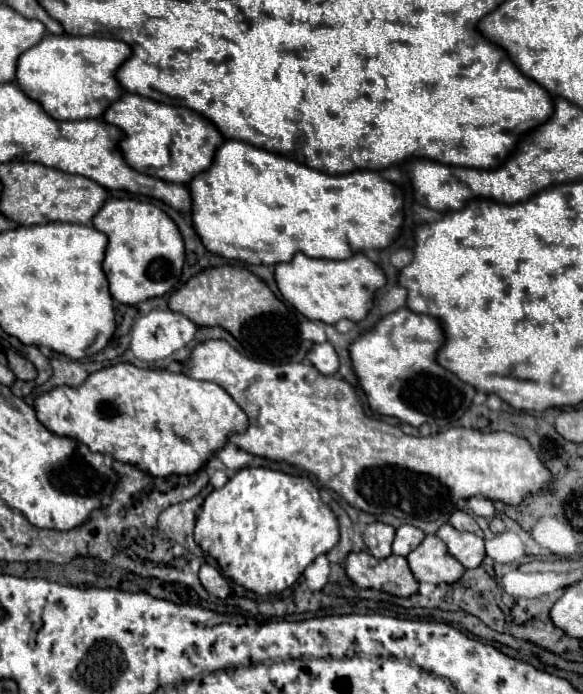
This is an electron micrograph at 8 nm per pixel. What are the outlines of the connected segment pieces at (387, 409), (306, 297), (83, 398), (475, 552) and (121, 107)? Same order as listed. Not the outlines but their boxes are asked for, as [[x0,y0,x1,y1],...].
[[350,308,476,426],[276,254,386,324],[34,362,248,478],[436,524,486,568],[102,92,224,184]]

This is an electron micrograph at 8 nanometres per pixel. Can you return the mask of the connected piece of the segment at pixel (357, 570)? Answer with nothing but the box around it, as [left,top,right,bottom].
[344,552,420,596]

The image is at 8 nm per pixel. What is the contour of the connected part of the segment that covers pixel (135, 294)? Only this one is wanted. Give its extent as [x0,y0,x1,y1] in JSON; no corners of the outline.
[94,200,184,304]

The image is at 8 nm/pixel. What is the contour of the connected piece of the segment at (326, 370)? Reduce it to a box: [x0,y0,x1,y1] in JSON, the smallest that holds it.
[308,342,338,374]

